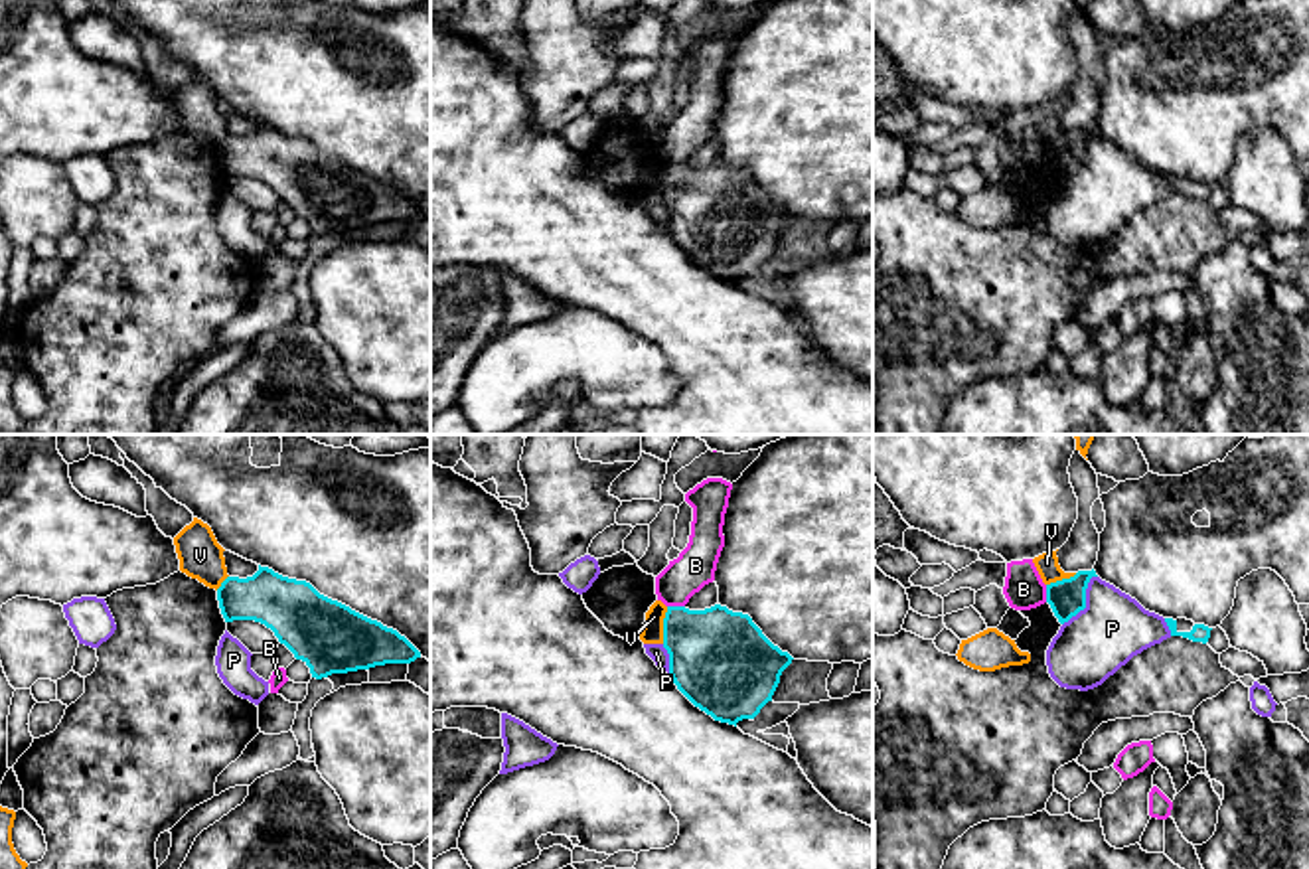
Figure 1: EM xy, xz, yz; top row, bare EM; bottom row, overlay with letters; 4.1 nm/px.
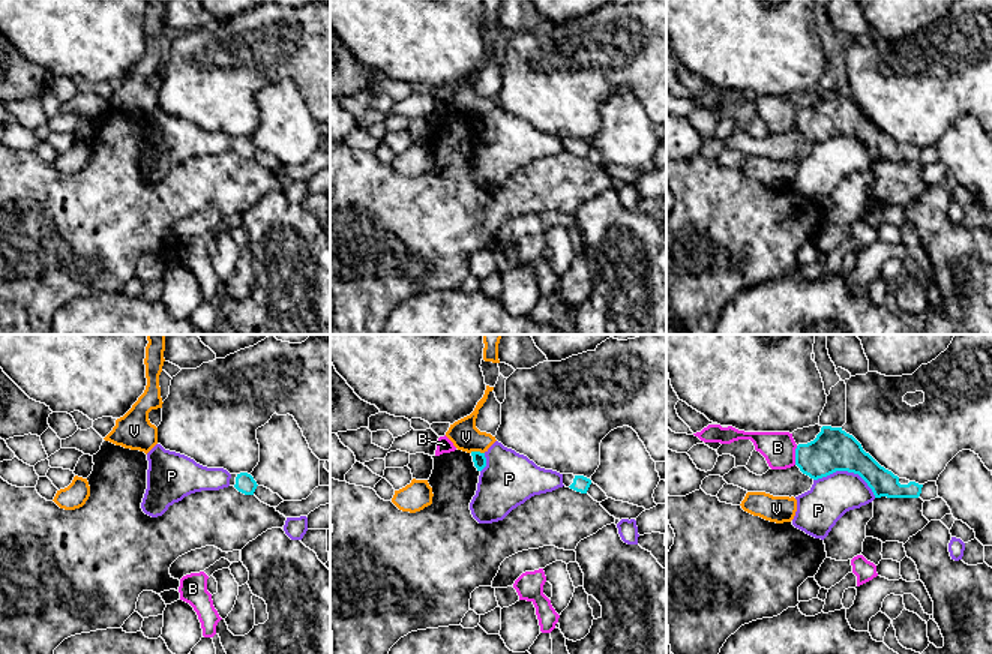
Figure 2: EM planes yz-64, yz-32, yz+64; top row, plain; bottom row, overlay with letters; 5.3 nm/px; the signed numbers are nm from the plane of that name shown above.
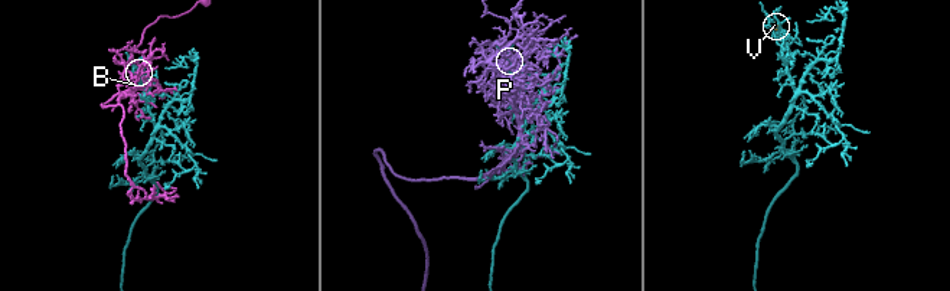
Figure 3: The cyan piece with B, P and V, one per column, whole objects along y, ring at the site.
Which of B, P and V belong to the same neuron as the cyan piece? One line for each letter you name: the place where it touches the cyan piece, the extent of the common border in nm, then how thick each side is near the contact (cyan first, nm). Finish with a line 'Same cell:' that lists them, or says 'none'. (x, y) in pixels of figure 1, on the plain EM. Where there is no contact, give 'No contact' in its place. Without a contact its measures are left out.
Same cell: none

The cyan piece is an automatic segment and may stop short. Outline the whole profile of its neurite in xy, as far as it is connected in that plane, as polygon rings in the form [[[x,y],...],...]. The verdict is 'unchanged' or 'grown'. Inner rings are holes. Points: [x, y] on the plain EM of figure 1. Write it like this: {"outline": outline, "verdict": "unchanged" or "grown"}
{"outline": [[[259,122],[247,136],[227,134],[217,146],[217,158],[225,180],[265,182],[316,237],[421,215],[397,188],[269,124]]], "verdict": "unchanged"}

